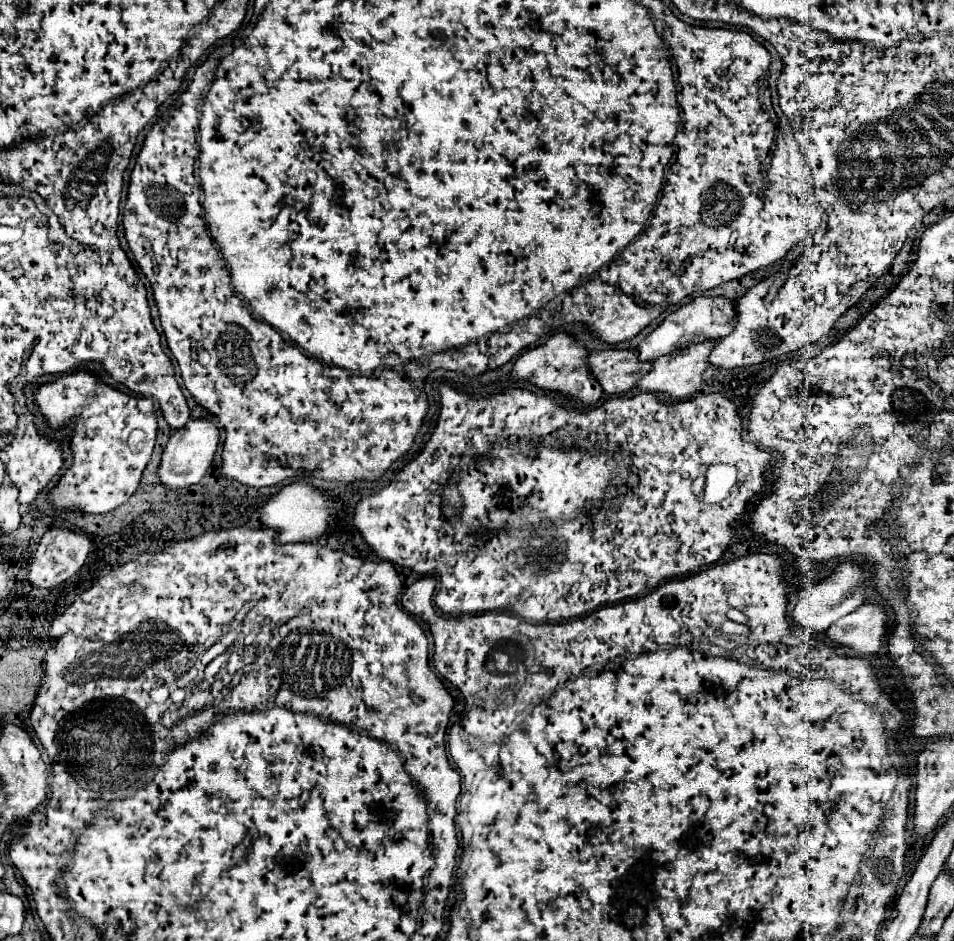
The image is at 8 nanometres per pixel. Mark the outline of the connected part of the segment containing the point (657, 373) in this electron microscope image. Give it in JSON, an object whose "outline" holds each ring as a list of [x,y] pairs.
{"outline":[[[702,340],[704,344],[690,344],[690,348],[680,348],[678,352],[670,352],[666,356],[660,356],[656,362],[654,362],[654,368],[638,382],[640,384],[640,390],[646,390],[646,392],[662,392],[662,394],[668,394],[670,398],[676,398],[676,400],[682,400],[682,398],[688,398],[692,394],[696,394],[700,390],[700,386],[704,384],[704,372],[708,368],[712,368],[708,356],[710,352],[714,350],[714,344],[718,344],[718,340]]]}

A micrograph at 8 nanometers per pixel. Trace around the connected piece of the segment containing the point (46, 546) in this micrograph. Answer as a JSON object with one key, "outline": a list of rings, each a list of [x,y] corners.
{"outline":[[[52,528],[48,530],[38,546],[38,552],[30,564],[30,572],[28,578],[32,584],[42,586],[42,588],[52,588],[58,586],[60,582],[72,578],[84,564],[88,552],[90,552],[92,540],[88,536],[88,532],[84,530],[70,530],[70,528]]]}

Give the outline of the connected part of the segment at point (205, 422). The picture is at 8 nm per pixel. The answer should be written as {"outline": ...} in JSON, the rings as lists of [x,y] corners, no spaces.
{"outline":[[[190,418],[184,428],[176,430],[170,436],[170,440],[164,448],[162,462],[160,462],[160,468],[158,468],[160,482],[164,486],[168,486],[170,490],[188,488],[190,484],[198,484],[202,480],[202,476],[208,472],[208,468],[212,466],[218,442],[220,442],[220,430],[216,428],[216,424],[212,420],[208,420],[208,418]]]}

